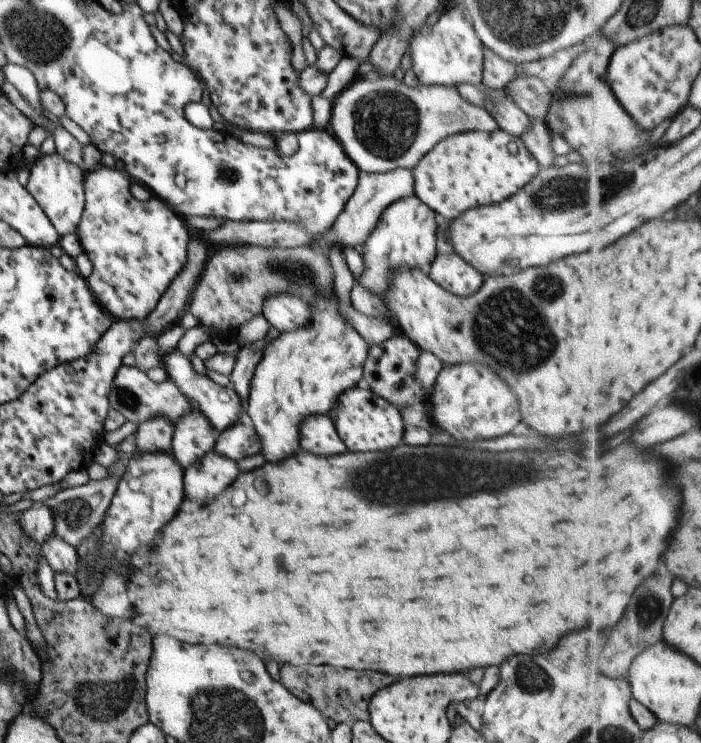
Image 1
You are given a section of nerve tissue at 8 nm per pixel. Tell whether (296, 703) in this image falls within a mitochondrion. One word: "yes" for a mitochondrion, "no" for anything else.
no

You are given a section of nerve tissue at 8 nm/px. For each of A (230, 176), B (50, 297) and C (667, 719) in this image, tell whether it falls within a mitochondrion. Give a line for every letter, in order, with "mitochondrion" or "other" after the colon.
A: mitochondrion
B: other
C: other

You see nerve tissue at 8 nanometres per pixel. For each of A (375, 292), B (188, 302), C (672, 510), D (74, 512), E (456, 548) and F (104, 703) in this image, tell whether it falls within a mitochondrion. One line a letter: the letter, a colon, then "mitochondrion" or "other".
A: other
B: other
C: other
D: mitochondrion
E: other
F: mitochondrion

